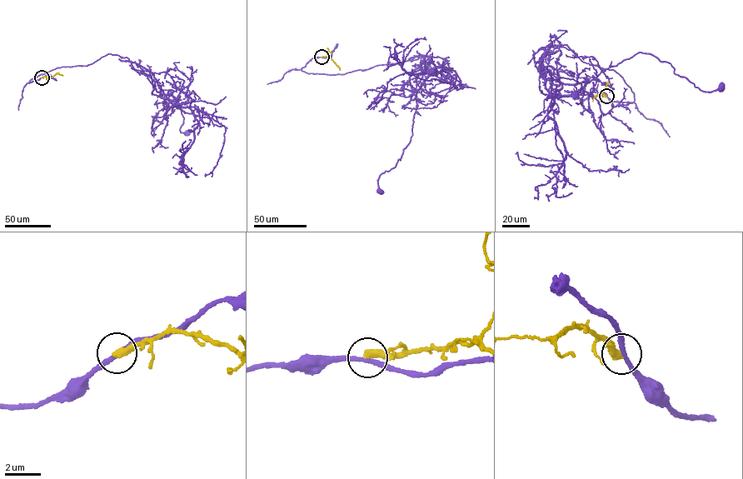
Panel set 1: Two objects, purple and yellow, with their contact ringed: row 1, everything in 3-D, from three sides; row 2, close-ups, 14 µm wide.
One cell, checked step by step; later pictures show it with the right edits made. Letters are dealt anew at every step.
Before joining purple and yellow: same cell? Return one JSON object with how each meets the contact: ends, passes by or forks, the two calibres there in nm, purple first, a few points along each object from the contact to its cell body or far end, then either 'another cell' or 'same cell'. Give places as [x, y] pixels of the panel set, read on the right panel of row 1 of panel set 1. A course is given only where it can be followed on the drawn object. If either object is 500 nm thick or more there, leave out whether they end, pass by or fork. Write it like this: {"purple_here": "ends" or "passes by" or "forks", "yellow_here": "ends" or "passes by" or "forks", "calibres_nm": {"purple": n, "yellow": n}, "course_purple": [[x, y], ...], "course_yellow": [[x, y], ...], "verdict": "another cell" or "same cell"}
{"purple_here": "passes by", "yellow_here": "ends", "calibres_nm": {"purple": 240, "yellow": 440}, "course_purple": [[606, 96], [634, 100], [615, 72], [564, 44], [542, 53], [566, 84], [640, 52], [720, 88]], "course_yellow": [[606, 96], [601, 94], [607, 83], [610, 82]], "verdict": "another cell"}

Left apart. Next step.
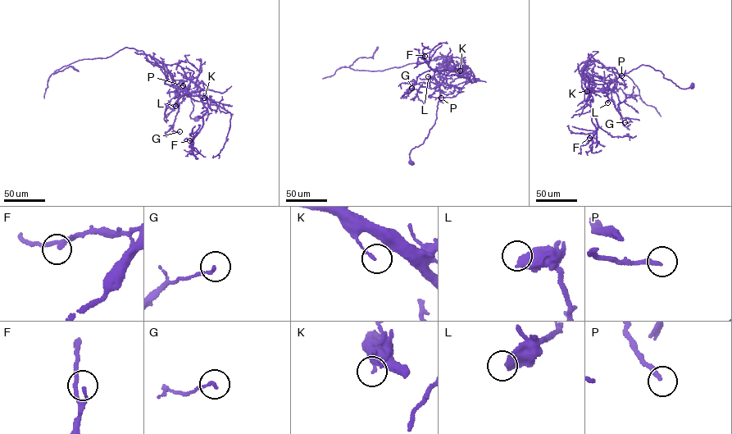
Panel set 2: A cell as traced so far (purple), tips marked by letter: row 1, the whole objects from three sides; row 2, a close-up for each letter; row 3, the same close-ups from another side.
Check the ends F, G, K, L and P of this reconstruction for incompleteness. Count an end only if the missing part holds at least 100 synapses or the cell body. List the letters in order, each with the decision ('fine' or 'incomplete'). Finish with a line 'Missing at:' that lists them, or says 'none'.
F: fine
G: fine
K: fine
L: fine
P: fine
Missing at: none

